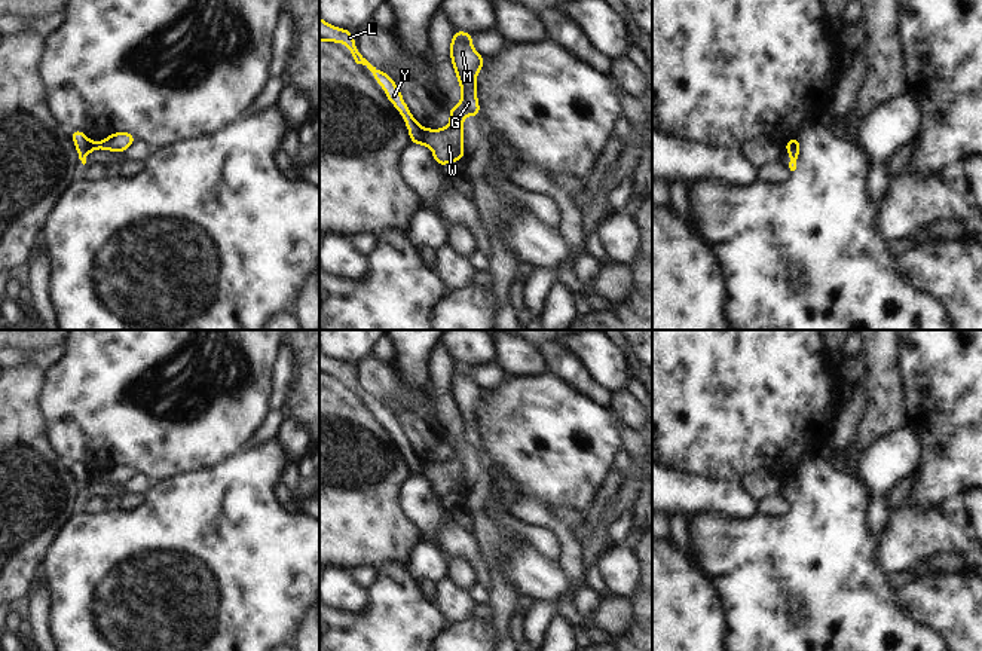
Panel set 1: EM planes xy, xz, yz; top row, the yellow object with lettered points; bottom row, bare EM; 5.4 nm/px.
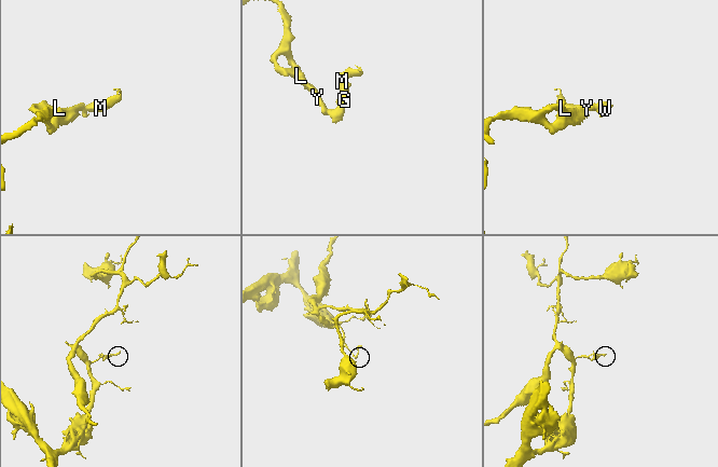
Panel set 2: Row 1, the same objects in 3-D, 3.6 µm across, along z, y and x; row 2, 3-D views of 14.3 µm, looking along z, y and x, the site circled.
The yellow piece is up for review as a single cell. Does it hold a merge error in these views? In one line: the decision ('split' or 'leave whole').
split

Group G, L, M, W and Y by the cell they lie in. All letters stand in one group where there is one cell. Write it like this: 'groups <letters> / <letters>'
groups G M W / L Y

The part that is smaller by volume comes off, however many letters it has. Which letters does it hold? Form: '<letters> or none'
G, M, W

